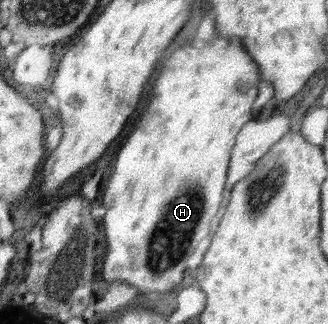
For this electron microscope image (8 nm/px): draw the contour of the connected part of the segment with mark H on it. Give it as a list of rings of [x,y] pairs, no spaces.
[[[216,36],[210,43],[205,43],[201,47],[193,47],[192,43],[183,43],[175,52],[165,60],[158,78],[153,84],[151,90],[151,100],[145,108],[145,112],[141,114],[141,120],[137,122],[137,128],[129,134],[125,146],[119,150],[117,160],[115,160],[115,170],[113,170],[113,178],[109,180],[107,189],[103,192],[102,207],[105,208],[104,217],[100,220],[102,228],[102,238],[106,240],[107,254],[103,263],[101,272],[103,279],[107,282],[121,280],[133,287],[137,287],[139,292],[166,292],[174,290],[177,284],[183,280],[183,276],[187,270],[187,260],[193,254],[195,246],[209,234],[211,228],[211,220],[217,214],[217,210],[221,208],[223,202],[223,184],[225,184],[225,170],[229,164],[229,152],[235,144],[235,136],[237,132],[251,120],[251,112],[253,112],[253,100],[257,96],[257,86],[261,81],[259,65],[253,61],[253,57],[243,49],[243,41],[239,37],[221,37]]]

